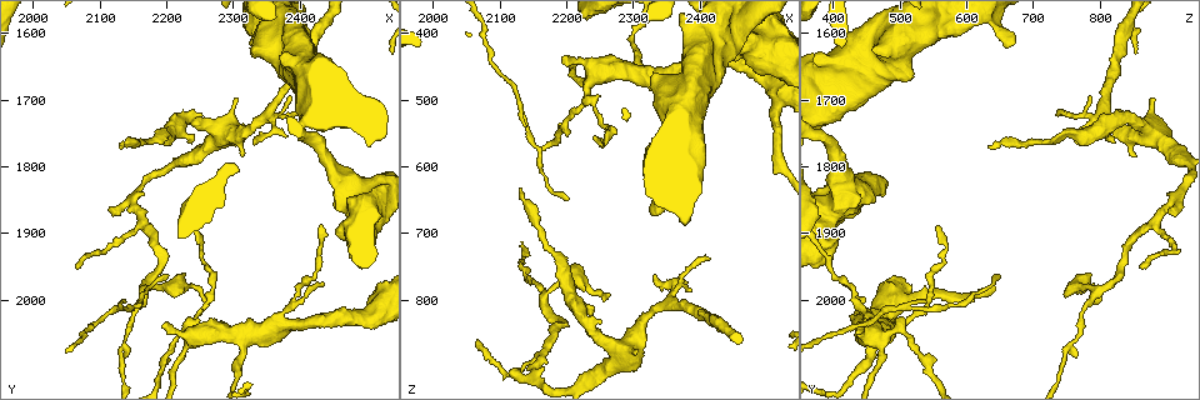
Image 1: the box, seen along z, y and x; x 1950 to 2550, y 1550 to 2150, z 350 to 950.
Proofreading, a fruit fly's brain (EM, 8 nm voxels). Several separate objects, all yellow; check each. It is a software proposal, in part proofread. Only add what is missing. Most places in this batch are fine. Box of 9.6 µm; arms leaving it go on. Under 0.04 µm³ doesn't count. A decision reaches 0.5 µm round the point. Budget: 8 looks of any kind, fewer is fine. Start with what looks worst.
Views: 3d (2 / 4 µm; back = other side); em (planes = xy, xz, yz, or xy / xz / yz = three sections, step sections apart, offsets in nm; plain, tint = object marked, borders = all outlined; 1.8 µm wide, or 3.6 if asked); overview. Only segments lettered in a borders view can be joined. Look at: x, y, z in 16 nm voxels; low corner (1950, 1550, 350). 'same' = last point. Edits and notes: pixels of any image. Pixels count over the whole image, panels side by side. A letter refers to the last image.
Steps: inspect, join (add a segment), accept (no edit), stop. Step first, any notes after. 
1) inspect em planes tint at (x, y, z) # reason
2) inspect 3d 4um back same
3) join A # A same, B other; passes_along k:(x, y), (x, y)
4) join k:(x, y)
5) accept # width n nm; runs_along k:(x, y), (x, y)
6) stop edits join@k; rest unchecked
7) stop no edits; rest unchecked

inspect 3d 2um at (2330, 1615, 670) # free end

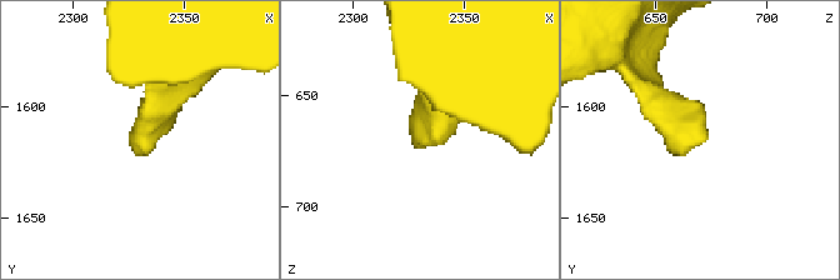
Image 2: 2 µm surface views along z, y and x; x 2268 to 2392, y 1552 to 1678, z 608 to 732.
inspect em yz step 8 borders at (2327, 1614, 673)

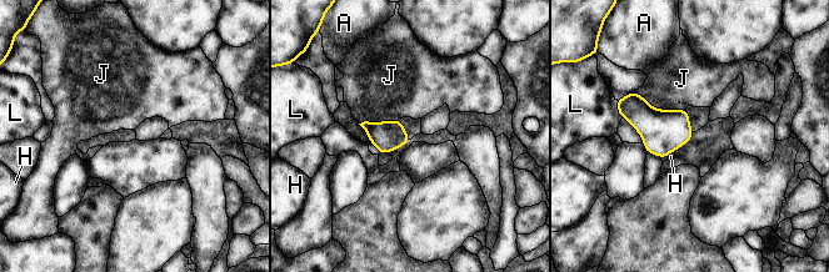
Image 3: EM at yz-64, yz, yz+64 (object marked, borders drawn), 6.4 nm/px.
inspect em planes borders same

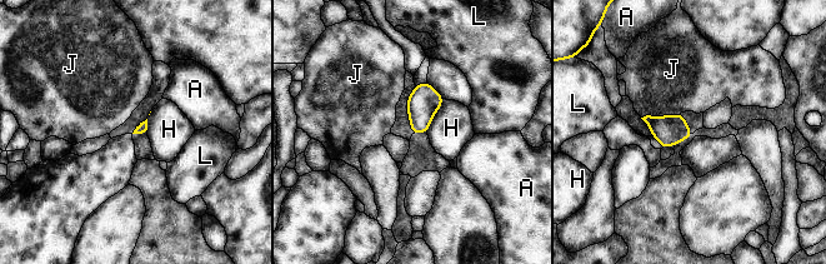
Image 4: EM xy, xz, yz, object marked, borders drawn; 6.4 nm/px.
accept # A other, H other, J other, L other; none of them fits

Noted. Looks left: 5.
inspect em planes borders at (2125, 1875, 910) # free end

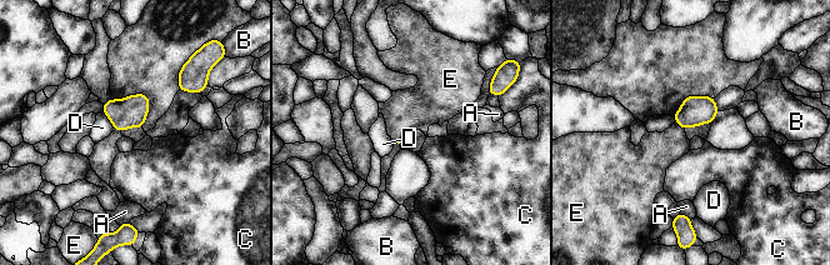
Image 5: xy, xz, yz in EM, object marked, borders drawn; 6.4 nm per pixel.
accept # A other, B other, C other, D other, E other; border 5:(675, 121), (684, 130); no lettered segment goes on from it

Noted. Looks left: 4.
inspect em planes borders at (2135, 1770, 630) # thin end

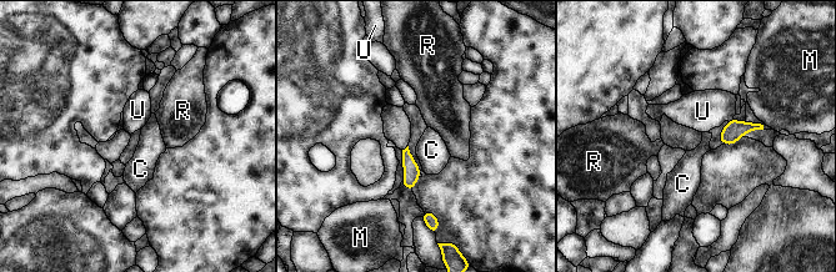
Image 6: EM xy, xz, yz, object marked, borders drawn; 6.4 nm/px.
accept # C other, M other, R other, U other; border 6:(732, 117), (727, 121); no lettered segment goes on from it

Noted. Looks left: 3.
inspect 3d 2um back at (2220, 2085, 470) # three-way junction

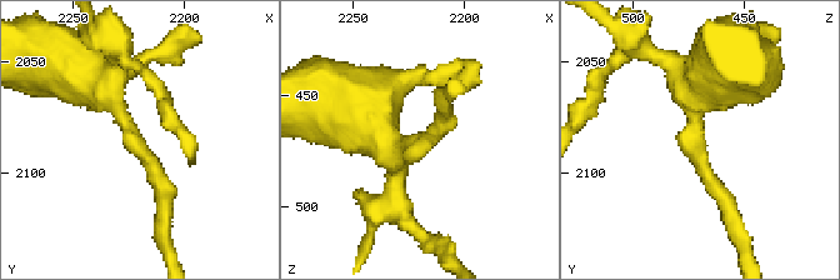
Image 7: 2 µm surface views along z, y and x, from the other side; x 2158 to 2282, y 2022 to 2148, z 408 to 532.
inspect em planes borders at (2222, 2085, 471) # arms 3

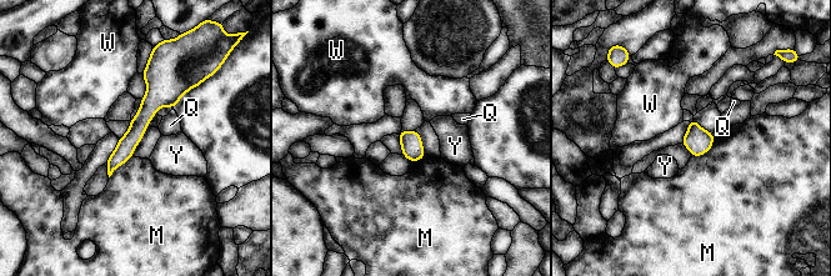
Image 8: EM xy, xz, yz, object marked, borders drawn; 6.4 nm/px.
accept # longest_contact M 200 nm; M other, Q other, W other, Y other; runs_along 8:(150, 66), (153, 101), (110, 169); no lettered segment goes on from it

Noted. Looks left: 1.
stop no edits; rest unchecked

